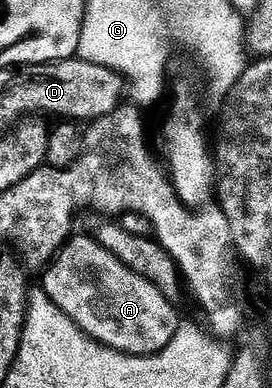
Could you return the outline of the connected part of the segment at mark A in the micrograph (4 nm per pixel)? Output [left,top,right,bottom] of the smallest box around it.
[42,236,180,357]

